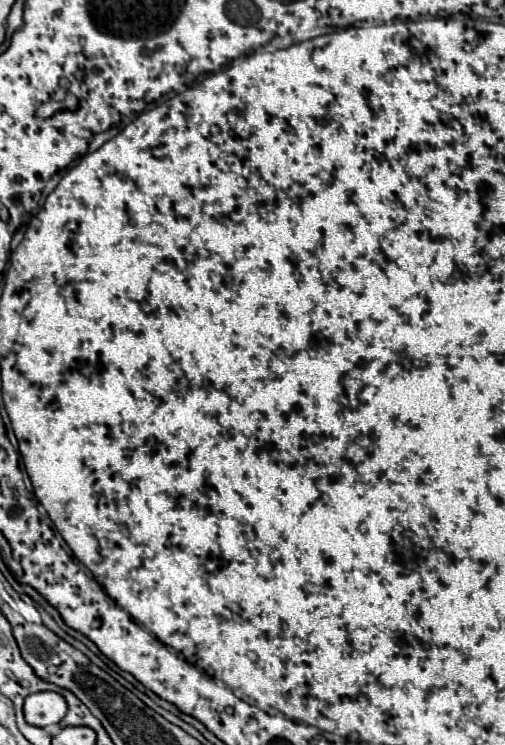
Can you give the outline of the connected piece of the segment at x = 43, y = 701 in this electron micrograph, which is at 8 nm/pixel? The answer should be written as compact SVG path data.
M39 691L25 699L25 719L31 725L47 727L59 723L67 713L67 701L55 691Z

